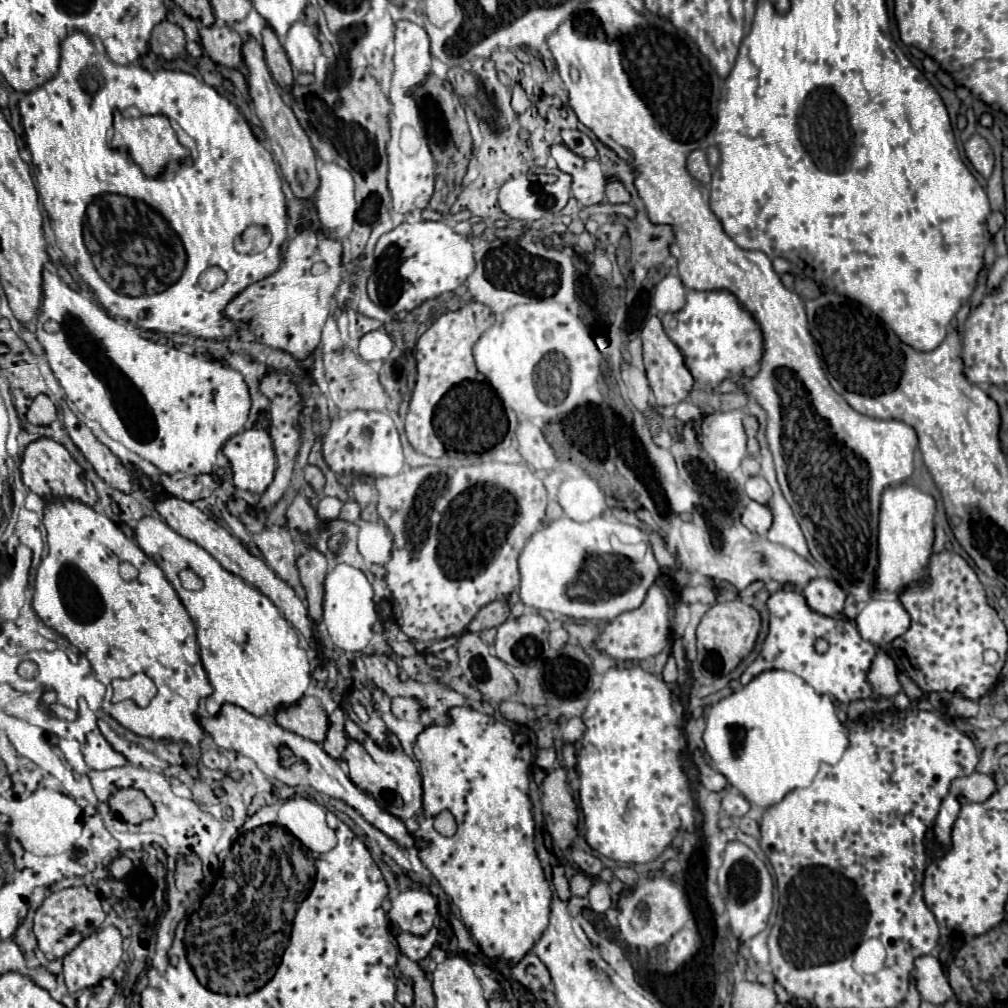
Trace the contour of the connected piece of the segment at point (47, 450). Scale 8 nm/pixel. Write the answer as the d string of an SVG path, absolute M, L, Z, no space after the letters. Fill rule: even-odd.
M47 436L37 438L35 442L27 444L21 454L21 478L27 488L31 488L39 496L53 496L53 498L73 498L83 504L93 506L97 502L97 492L93 484L85 478L83 468L73 460L67 448Z

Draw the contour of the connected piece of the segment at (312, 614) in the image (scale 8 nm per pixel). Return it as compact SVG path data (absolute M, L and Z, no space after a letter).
M311 550L309 554L299 558L299 574L301 584L307 592L307 612L313 624L323 622L323 580L327 572L327 558L319 550Z

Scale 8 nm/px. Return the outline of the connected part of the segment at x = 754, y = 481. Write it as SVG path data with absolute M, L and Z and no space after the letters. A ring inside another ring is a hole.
M753 476L747 480L747 494L751 500L765 504L765 506L771 504L771 496L773 496L771 486L767 484L767 480L763 476Z

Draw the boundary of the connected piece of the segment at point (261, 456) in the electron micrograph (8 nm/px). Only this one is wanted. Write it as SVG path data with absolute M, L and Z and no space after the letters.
M249 428L229 438L221 450L231 468L233 484L253 494L263 494L273 482L275 452L265 430Z

